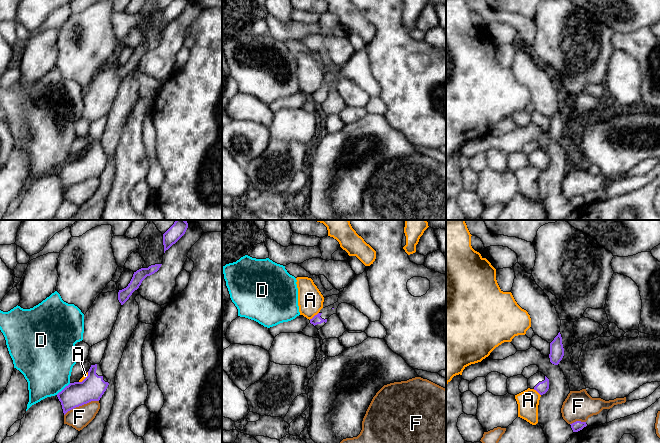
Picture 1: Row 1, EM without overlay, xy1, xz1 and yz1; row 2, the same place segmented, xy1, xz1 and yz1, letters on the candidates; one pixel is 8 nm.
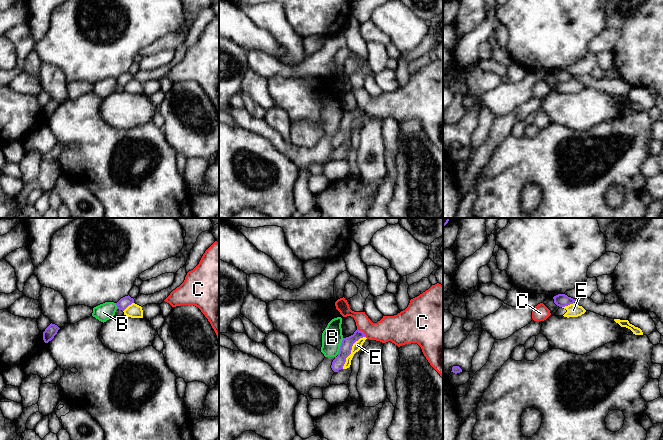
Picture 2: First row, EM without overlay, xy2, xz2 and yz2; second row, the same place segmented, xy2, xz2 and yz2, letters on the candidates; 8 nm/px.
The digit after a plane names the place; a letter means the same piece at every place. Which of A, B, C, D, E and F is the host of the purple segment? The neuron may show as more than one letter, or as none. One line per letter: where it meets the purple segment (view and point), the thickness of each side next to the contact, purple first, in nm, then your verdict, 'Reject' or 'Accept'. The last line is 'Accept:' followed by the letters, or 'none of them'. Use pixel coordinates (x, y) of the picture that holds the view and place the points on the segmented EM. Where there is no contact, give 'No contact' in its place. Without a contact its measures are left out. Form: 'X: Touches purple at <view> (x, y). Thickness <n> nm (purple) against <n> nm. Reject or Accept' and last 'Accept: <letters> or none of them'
A: Touches purple at xz1 (314, 316). Thickness 70 nm (purple) against 200 nm. Reject
B: Touches purple at xz2 (340, 346). Thickness 100 nm (purple) against 170 nm. Reject
C: Touches purple at xz2 (362, 332). Thickness 100 nm (purple) against 200 nm. Reject
D: Touches purple at xy1 (64, 388). Thickness 200 nm (purple) against 420 nm. Reject
E: Touches purple at xz2 (351, 349). Thickness 100 nm (purple) against 70 nm. Reject
F: Touches purple at xy1 (81, 405). Thickness 200 nm (purple) against 170 nm. Reject
Accept: none of them

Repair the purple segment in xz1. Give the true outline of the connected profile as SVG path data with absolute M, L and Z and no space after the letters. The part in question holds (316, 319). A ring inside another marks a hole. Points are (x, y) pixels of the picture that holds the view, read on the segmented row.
M366 266L366 270L362 274L356 275L344 290L338 294L338 301L333 305L322 308L317 315L310 319L310 323L319 330L326 324L327 319L331 315L337 313L337 308L341 303L347 303L354 306L367 316L371 322L380 321L381 309L371 297L367 277L368 269L369 266Z

